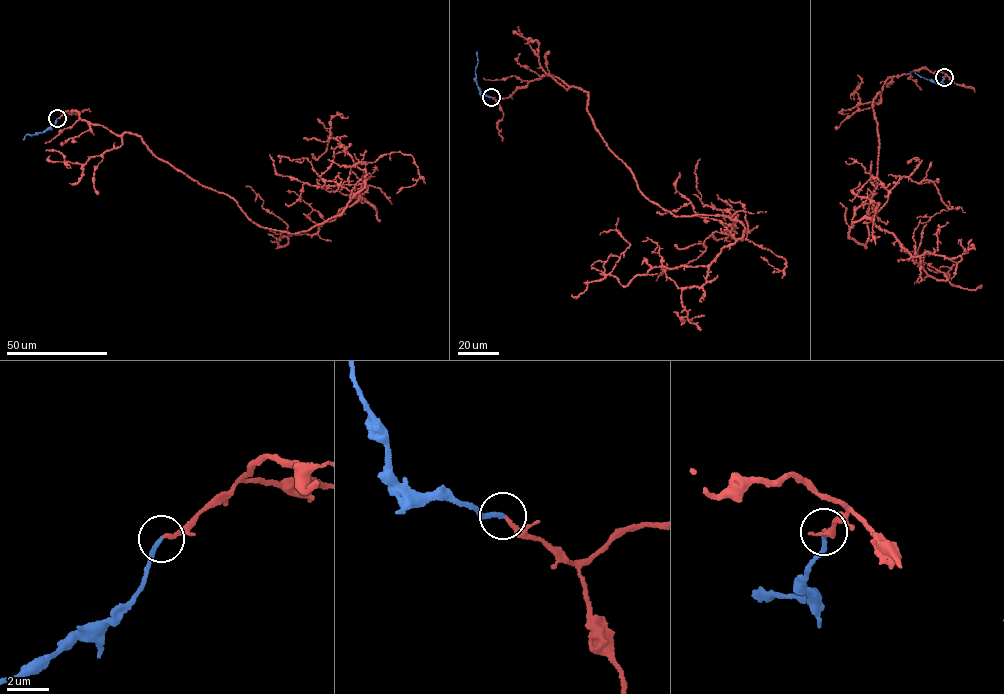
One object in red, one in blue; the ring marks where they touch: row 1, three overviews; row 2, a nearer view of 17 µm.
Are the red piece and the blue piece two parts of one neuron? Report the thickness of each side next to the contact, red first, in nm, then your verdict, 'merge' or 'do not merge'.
170 nm thick on the red side, 200 nm on the other; merge

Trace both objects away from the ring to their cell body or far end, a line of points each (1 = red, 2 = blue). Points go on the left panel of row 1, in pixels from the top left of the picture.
1: (57, 118), (140, 136), (289, 233), (337, 216), (367, 179), (311, 236), (289, 235), (246, 186)
2: (57, 118), (43, 132), (27, 134), (23, 140)

